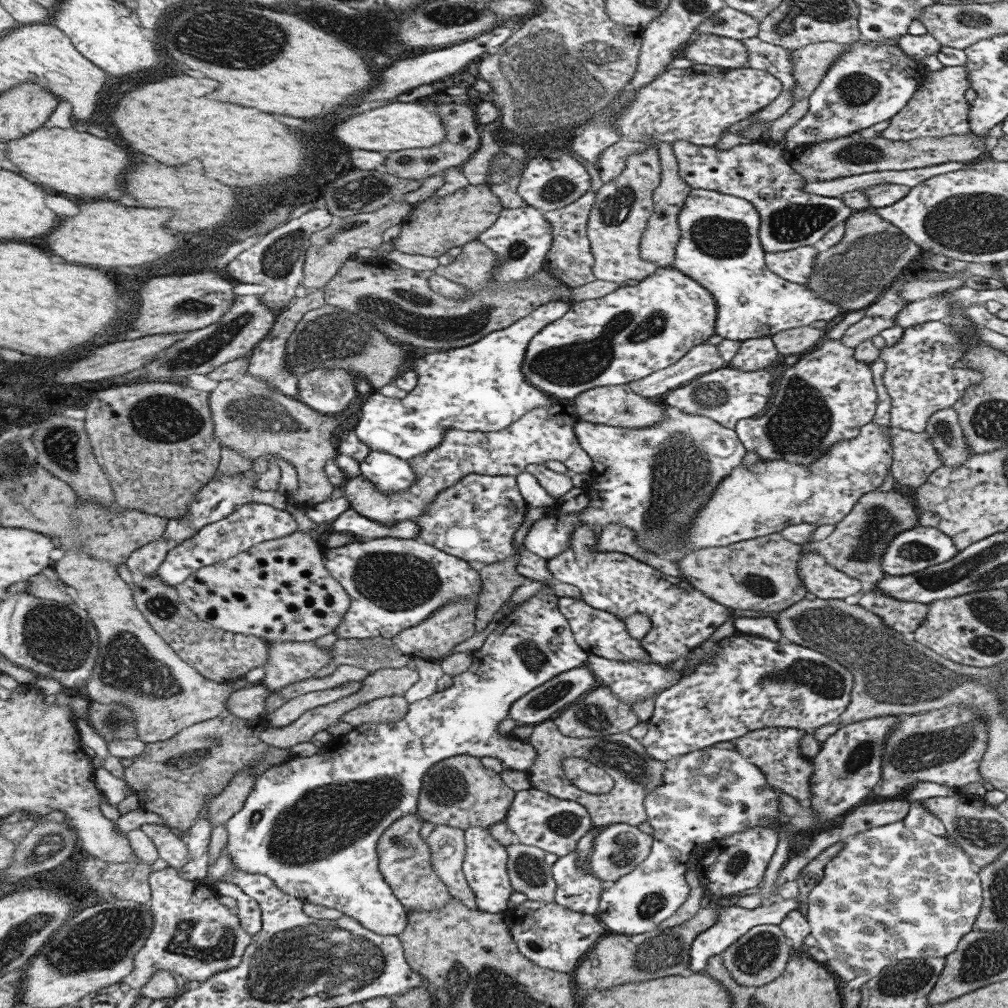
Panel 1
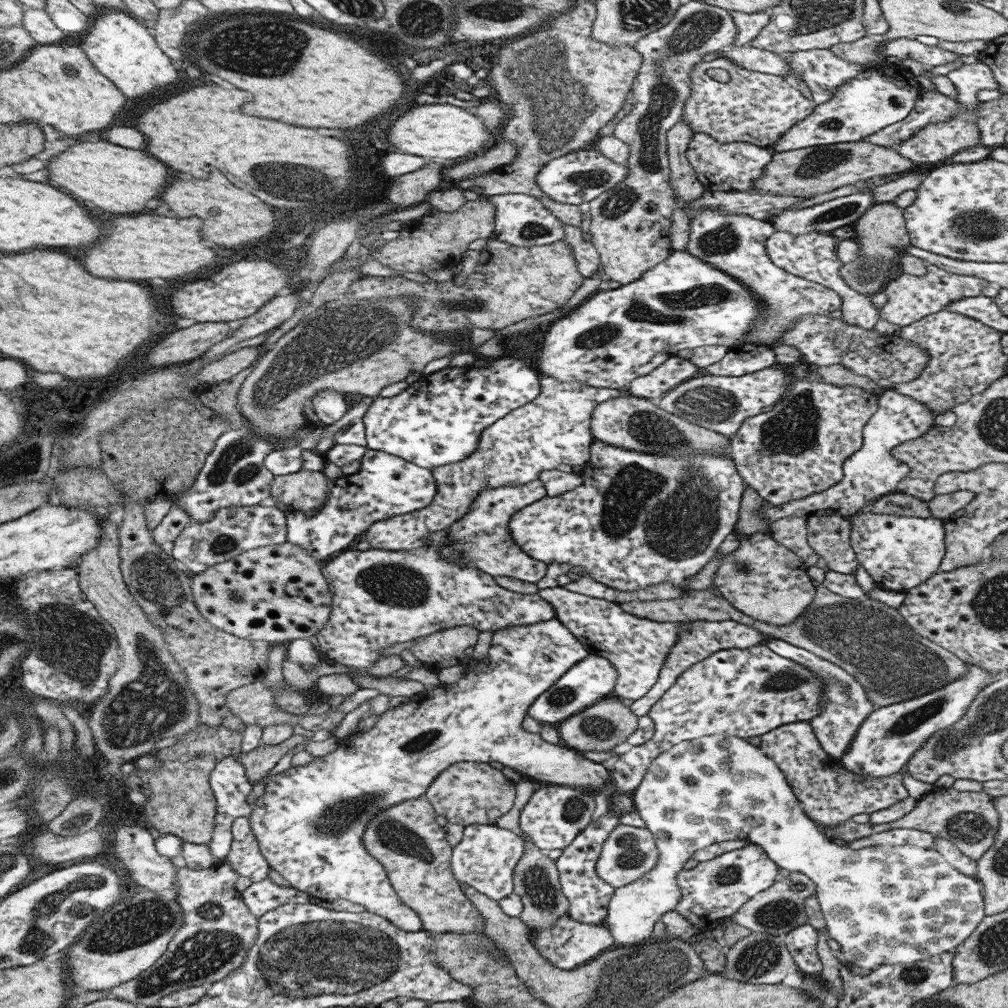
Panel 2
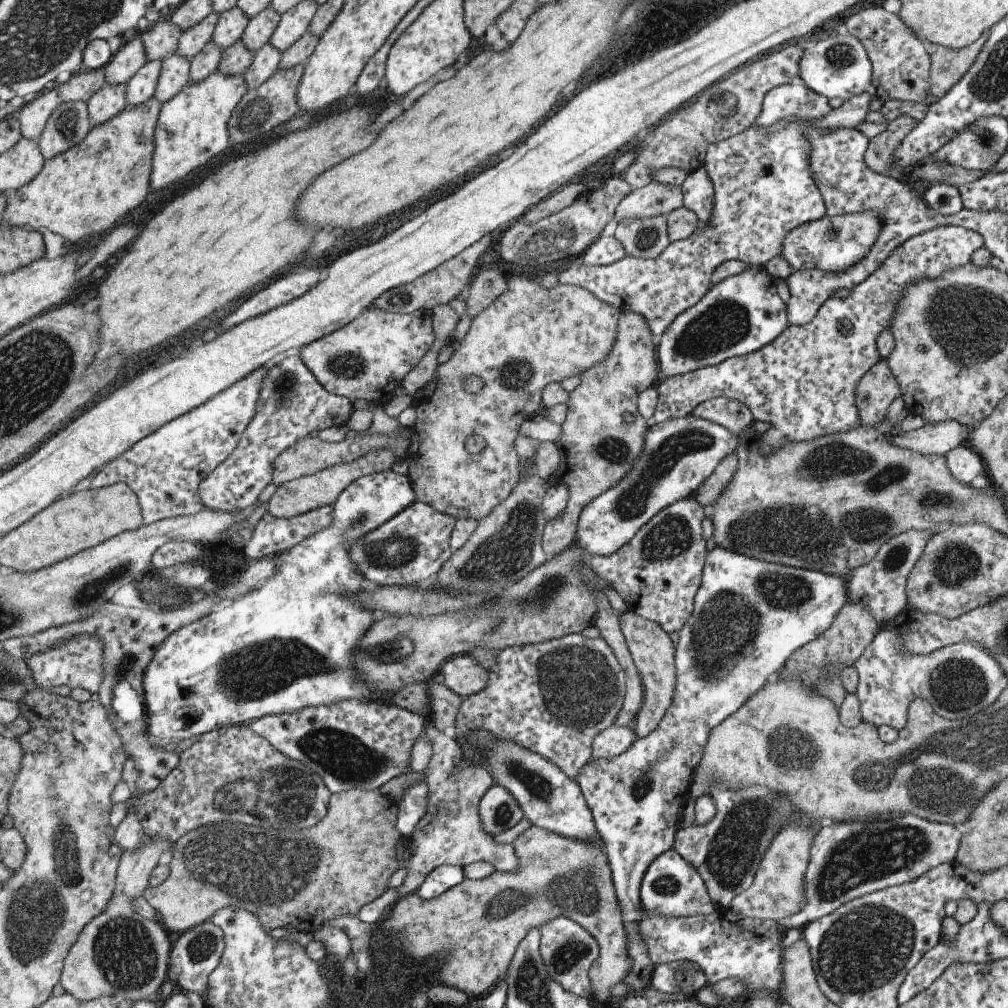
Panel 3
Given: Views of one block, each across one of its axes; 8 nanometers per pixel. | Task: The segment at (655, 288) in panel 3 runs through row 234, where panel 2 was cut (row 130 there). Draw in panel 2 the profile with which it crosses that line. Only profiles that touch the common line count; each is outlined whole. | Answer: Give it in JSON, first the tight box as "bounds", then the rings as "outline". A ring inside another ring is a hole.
{"bounds":[681,57,817,147],"outline":[[[718,57],[693,66],[690,75],[690,96],[687,96],[681,119],[694,133],[703,133],[728,144],[747,142],[759,147],[770,147],[780,140],[798,121],[803,121],[817,105],[798,91],[797,86],[782,76],[754,72]],[[709,68],[723,68],[730,80],[719,82],[706,72]]]}

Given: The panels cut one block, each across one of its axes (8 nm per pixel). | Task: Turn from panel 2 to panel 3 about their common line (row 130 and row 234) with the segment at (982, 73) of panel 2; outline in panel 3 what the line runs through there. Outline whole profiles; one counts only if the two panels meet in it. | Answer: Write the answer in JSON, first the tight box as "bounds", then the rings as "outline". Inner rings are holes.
{"bounds":[654,226,985,456],"outline":[[[938,226],[906,240],[890,252],[886,262],[864,282],[854,286],[846,298],[827,299],[812,322],[804,325],[789,324],[774,342],[766,344],[761,350],[742,357],[733,357],[714,367],[706,367],[691,373],[664,379],[657,386],[657,405],[654,420],[661,423],[671,418],[685,417],[706,400],[727,397],[742,402],[754,416],[753,421],[768,422],[770,426],[762,434],[762,454],[768,456],[774,448],[788,442],[809,442],[826,434],[838,434],[863,426],[856,408],[856,384],[862,376],[883,358],[878,353],[878,336],[882,330],[891,330],[898,306],[902,306],[906,286],[914,286],[920,280],[938,280],[948,270],[966,266],[974,252],[985,247],[982,236],[958,226]]]}

